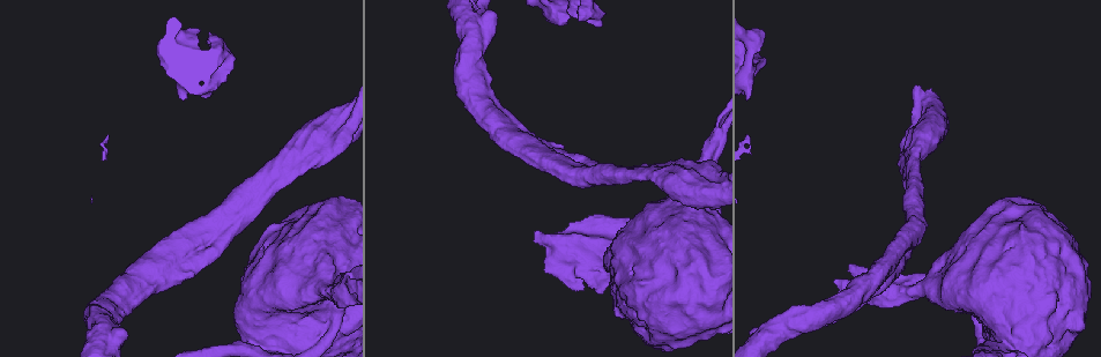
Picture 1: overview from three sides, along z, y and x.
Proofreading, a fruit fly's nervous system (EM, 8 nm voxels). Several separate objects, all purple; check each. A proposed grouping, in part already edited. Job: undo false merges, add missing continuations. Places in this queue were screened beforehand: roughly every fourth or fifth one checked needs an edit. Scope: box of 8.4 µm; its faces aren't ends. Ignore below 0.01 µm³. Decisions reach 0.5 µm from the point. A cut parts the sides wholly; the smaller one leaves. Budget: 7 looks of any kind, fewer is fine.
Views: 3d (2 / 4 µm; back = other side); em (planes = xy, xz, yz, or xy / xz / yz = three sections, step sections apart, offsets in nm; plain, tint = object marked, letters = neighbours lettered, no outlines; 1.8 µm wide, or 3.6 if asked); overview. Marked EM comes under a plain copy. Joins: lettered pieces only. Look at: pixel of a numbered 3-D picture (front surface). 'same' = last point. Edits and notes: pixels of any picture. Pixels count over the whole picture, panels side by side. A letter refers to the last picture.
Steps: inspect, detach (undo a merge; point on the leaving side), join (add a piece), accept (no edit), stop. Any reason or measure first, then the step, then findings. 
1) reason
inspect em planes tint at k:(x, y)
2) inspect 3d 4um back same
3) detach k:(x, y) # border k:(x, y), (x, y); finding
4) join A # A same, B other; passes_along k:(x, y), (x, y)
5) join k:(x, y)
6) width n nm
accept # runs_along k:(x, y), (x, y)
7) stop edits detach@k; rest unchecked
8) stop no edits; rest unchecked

two arms in line, one across
inspect 3d 2um at 1:(892, 293)

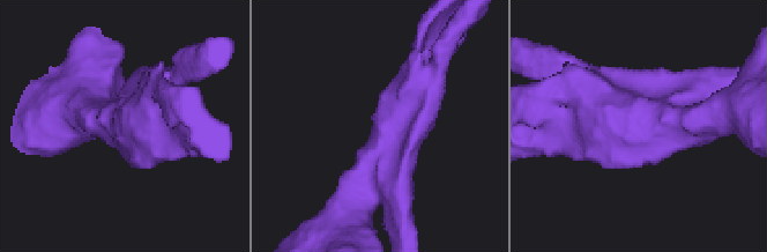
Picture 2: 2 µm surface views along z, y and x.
arms 3
inspect em planes tint at 2:(124, 126)

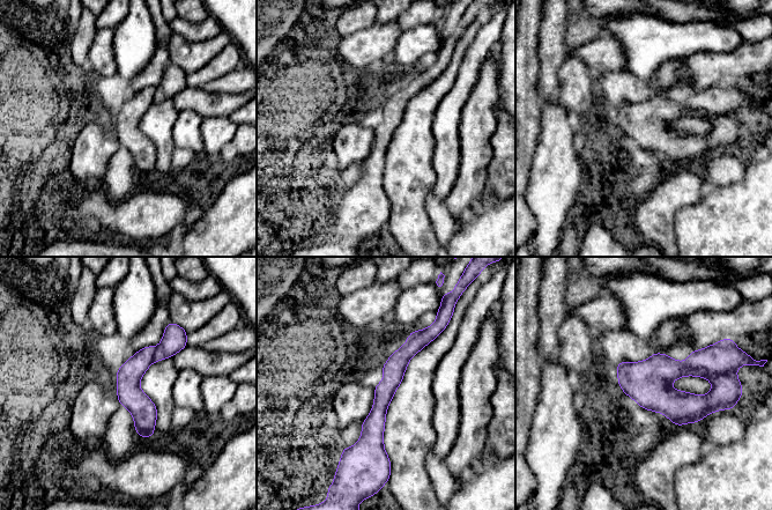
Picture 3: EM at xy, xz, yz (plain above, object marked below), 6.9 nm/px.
what lies round it
inspect em planes letters same

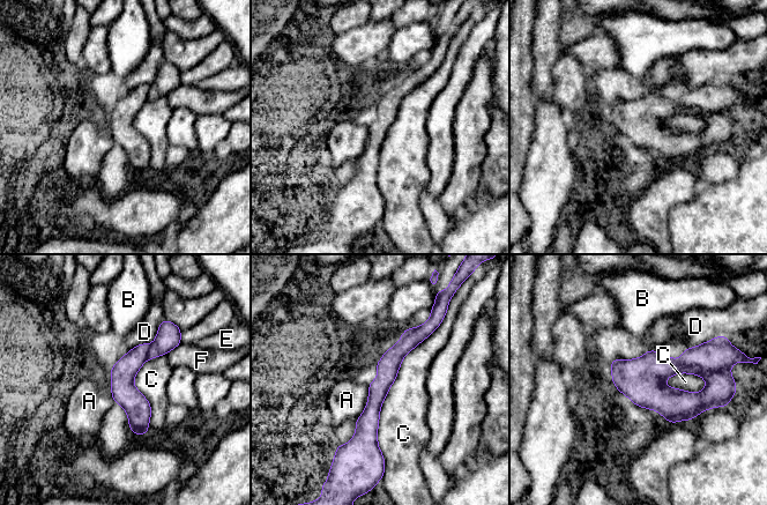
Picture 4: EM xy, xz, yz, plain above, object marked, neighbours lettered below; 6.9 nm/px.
width 150 nm
detach 4:(716, 355) # A other, B other, C other, D other, E other, F other; border 4:(677, 359), (682, 365), (717, 371); two neurons meet here

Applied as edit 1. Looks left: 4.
inspect 3d 2um at 1:(901, 244)

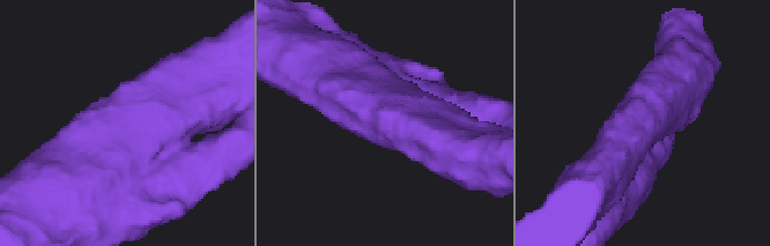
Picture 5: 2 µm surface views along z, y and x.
inspect em planes letters at 5:(647, 113)

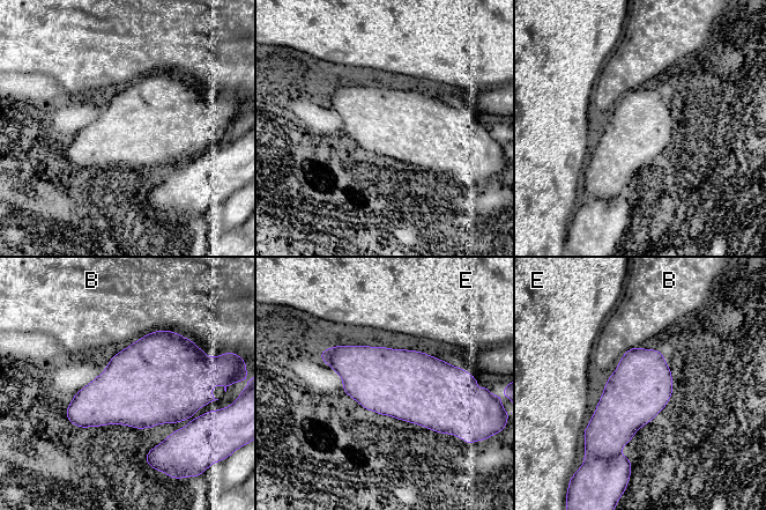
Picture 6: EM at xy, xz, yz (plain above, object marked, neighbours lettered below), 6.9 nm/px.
width 420 nm
accept # B other, E other; all the same neuron

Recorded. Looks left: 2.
stop edits detach@4; rest unchecked

